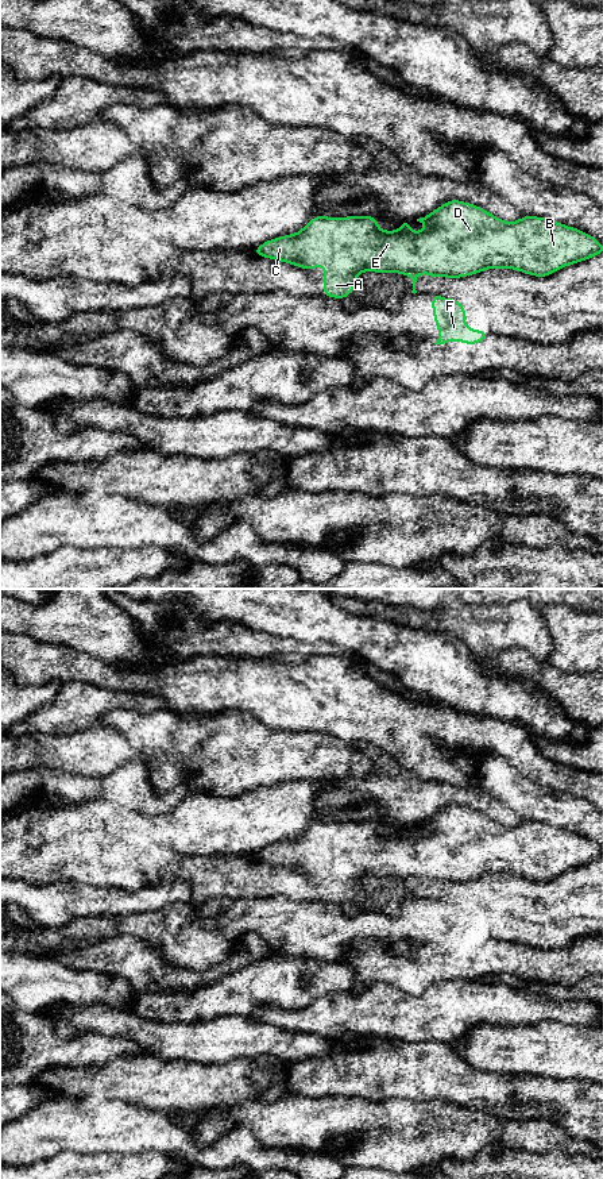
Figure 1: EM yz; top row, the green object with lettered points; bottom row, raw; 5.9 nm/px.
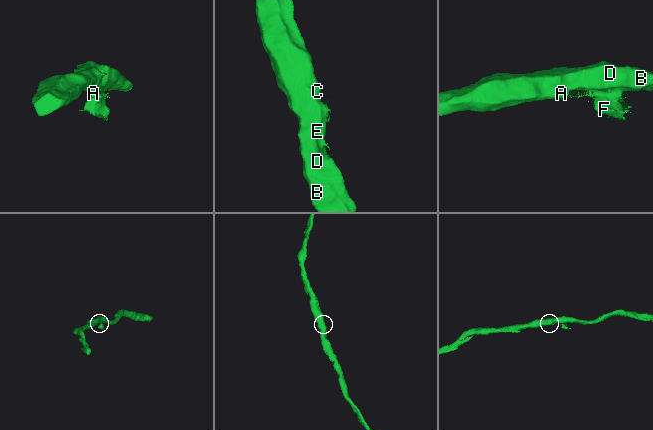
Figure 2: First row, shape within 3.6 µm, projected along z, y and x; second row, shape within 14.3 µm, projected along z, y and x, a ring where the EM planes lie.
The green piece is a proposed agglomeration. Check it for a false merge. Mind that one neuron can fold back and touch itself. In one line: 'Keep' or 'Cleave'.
Cleave

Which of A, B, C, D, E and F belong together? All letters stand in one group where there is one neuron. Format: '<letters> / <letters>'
A F / B C D E

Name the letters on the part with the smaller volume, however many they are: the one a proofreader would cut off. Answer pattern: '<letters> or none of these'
A, F

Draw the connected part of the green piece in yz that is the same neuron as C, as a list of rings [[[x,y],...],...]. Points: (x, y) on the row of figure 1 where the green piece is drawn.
[[[317,215],[297,234],[270,239],[252,248],[252,253],[301,269],[316,269],[328,258],[331,269],[340,274],[360,274],[367,270],[406,274],[414,269],[418,254],[418,232],[409,230],[410,223],[410,219],[405,219],[398,231],[382,231],[376,216],[325,217]]]

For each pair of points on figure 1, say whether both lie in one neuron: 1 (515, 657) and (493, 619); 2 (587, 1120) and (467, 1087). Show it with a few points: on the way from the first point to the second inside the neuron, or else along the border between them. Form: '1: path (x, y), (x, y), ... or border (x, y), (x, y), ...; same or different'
1: border (486, 658), (503, 651), (524, 648), (541, 661); different
2: path (557, 1101), (537, 1093), (497, 1089); same

